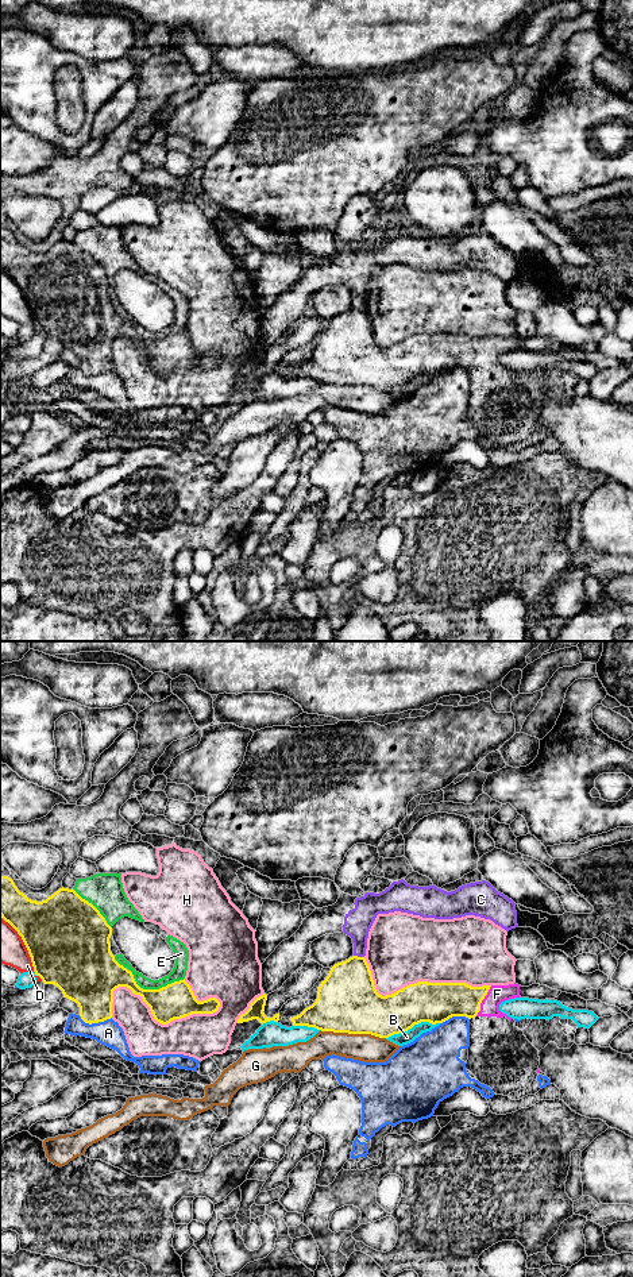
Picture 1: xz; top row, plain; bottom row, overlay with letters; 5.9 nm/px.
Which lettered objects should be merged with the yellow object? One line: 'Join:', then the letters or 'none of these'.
Join: F

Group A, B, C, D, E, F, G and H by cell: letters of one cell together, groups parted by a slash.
A / B / C / D / E / F / G / H

